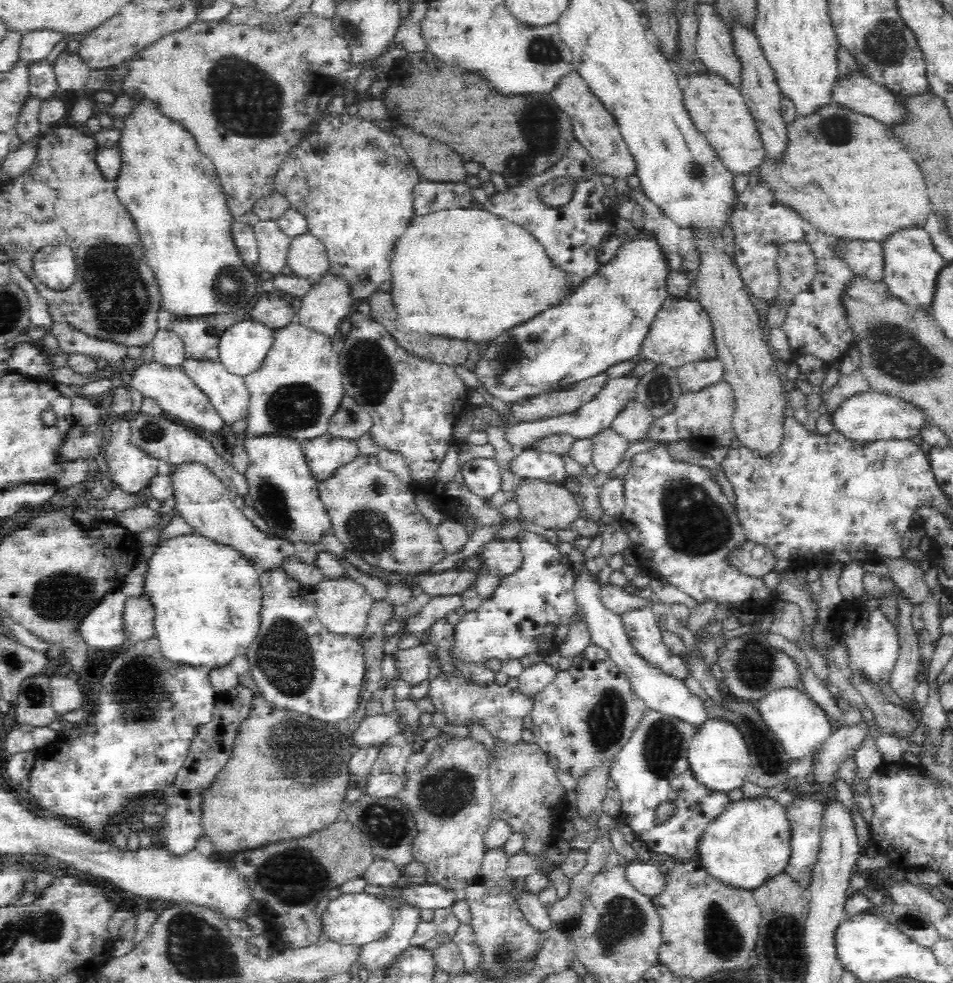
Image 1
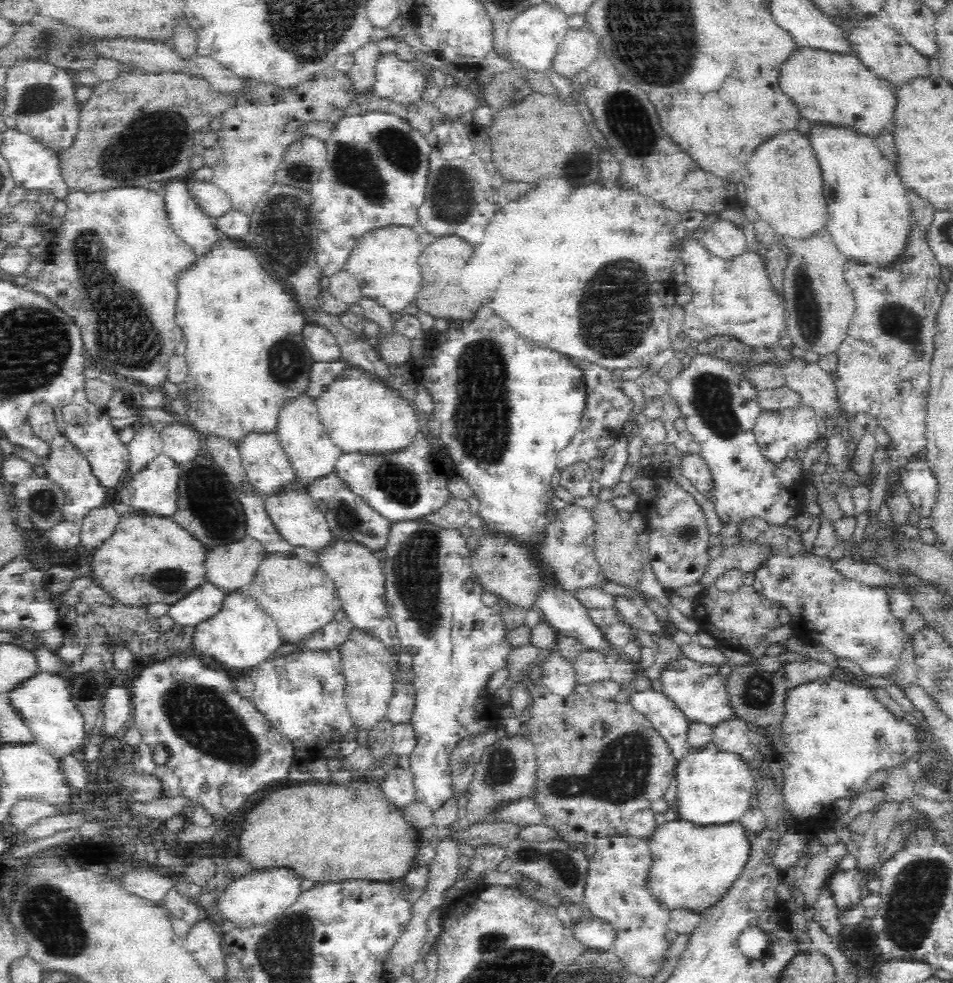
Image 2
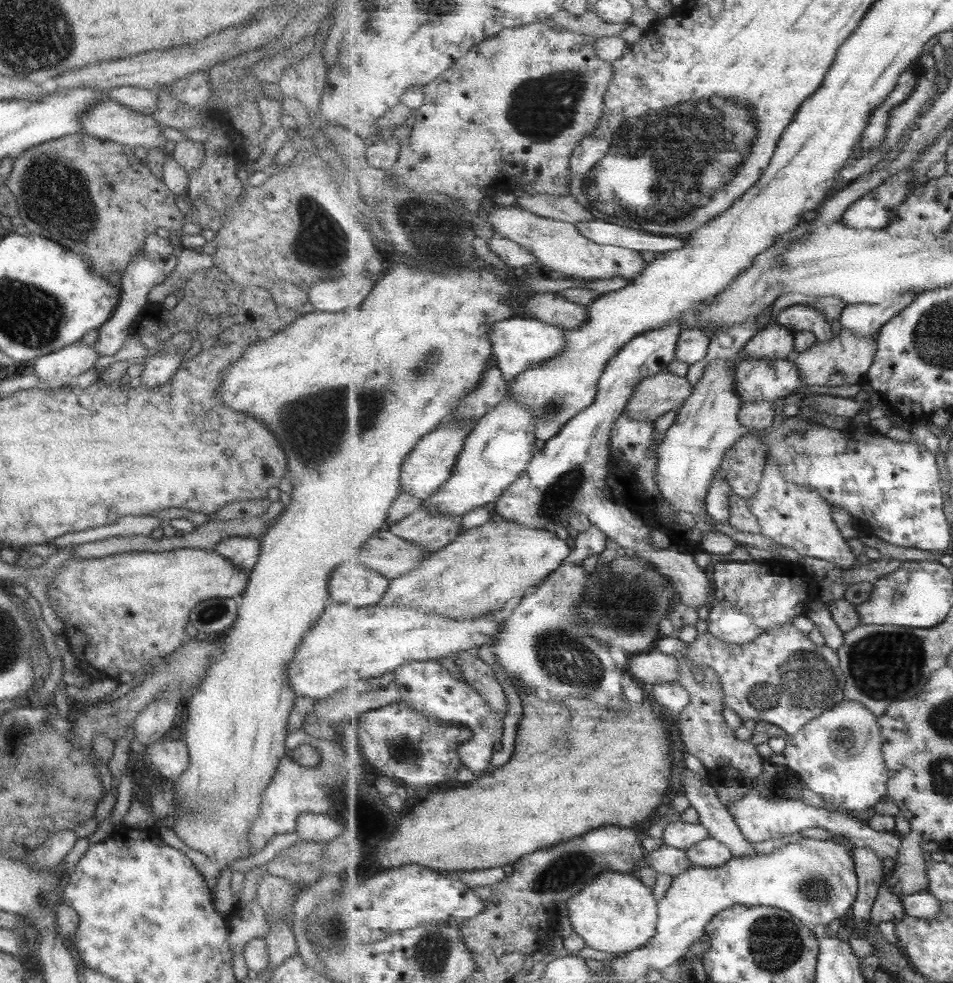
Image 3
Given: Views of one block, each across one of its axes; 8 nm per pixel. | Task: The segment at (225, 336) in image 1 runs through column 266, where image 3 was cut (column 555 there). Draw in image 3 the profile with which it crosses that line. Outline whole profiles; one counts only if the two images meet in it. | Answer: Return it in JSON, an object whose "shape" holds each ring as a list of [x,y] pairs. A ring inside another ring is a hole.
{"shape":[[[523,316],[493,323],[490,326],[490,339],[495,358],[499,361],[500,369],[510,384],[533,363],[539,364],[554,357],[566,344],[565,330],[551,326],[546,322]]]}

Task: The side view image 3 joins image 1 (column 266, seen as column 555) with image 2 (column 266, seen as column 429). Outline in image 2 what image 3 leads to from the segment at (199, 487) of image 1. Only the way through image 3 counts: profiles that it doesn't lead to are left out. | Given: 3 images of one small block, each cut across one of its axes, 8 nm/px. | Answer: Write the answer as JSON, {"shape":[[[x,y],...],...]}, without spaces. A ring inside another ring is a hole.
{"shape":[[[267,553],[245,591],[276,621],[283,642],[289,644],[301,643],[333,622],[339,607],[333,580],[318,564],[301,561],[296,556]]]}

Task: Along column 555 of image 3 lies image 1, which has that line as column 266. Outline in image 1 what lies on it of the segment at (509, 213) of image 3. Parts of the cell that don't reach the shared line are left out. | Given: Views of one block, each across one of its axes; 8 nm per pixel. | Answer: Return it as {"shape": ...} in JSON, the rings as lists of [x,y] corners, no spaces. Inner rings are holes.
{"shape":[[[259,220],[253,229],[257,238],[260,268],[271,275],[281,274],[287,266],[286,256],[291,237],[282,232],[274,220]]]}

